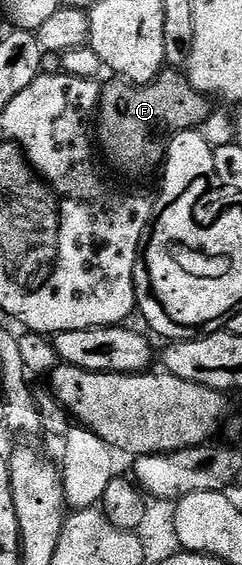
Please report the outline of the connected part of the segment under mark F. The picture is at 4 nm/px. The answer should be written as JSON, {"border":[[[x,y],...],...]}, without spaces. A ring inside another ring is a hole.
{"border":[[[165,69],[162,70],[160,75],[156,75],[155,78],[150,81],[150,83],[143,83],[143,84],[135,84],[130,83],[120,77],[113,77],[110,78],[110,83],[107,82],[101,88],[101,105],[99,108],[99,118],[96,120],[95,123],[95,135],[96,138],[99,140],[99,147],[105,150],[105,155],[109,158],[109,163],[111,166],[114,167],[117,171],[122,171],[125,175],[130,175],[133,179],[145,179],[148,177],[149,174],[152,173],[153,170],[160,168],[162,164],[165,162],[165,156],[167,154],[167,141],[172,139],[174,135],[180,133],[180,131],[196,131],[209,118],[208,114],[201,113],[199,111],[195,111],[195,101],[199,101],[204,99],[205,95],[202,91],[197,91],[191,85],[191,81],[189,80],[188,74],[182,73],[180,70],[177,69]]]}

